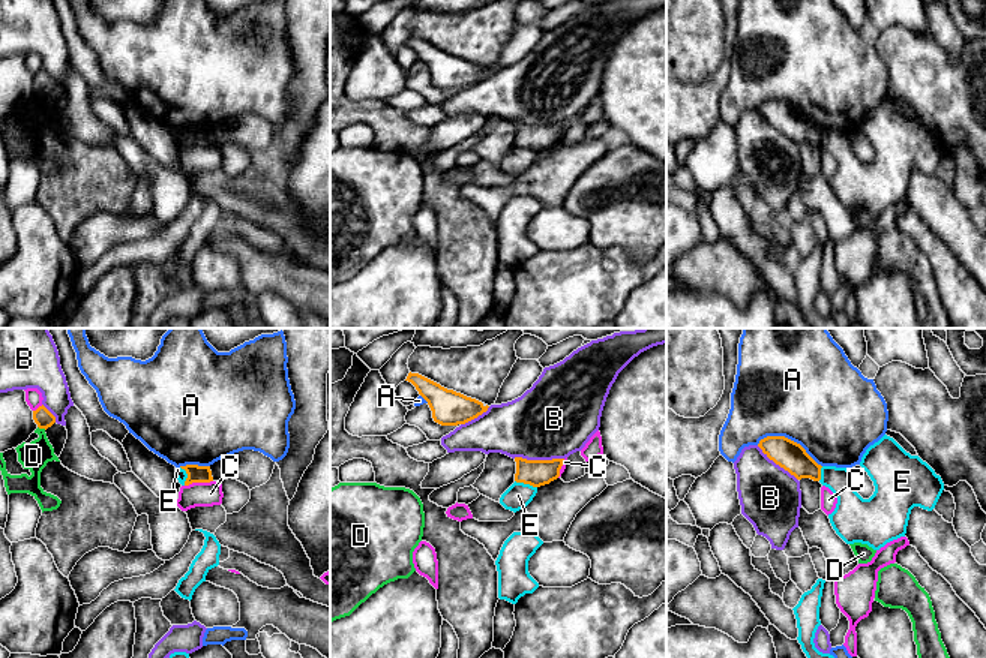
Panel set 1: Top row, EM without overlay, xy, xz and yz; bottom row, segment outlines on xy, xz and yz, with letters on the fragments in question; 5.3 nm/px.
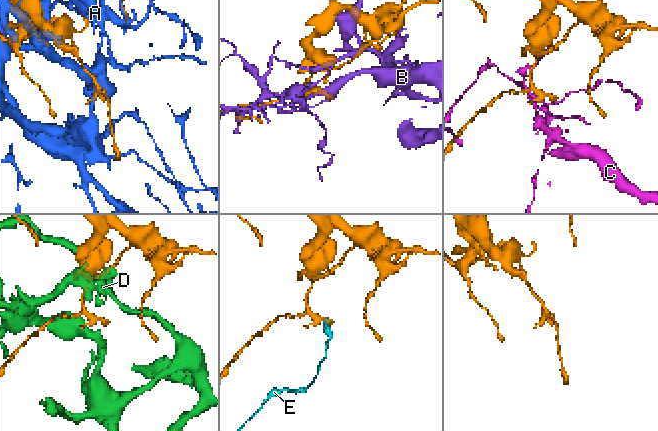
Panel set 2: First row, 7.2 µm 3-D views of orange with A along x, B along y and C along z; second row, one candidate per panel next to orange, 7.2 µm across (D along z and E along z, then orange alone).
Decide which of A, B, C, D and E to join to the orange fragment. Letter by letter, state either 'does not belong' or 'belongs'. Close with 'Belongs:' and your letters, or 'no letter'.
A: does not belong
B: does not belong
C: does not belong
D: does not belong
E: does not belong
Belongs: no letter

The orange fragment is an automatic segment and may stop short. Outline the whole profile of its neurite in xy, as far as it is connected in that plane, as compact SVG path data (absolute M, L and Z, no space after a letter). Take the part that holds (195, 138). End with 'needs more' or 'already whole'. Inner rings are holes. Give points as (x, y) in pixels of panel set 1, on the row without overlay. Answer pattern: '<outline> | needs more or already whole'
M186 129L186 130L180 130L180 132L185 133L188 138L185 150L189 150L192 147L213 145L210 130Z | already whole

